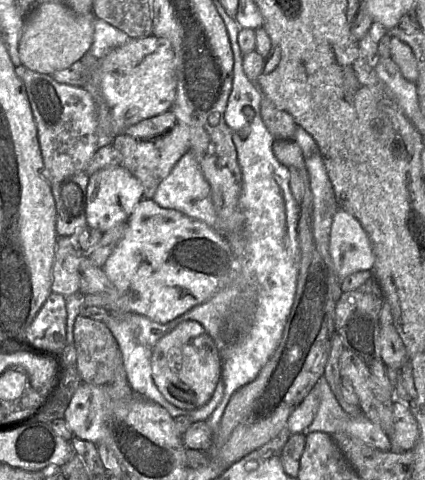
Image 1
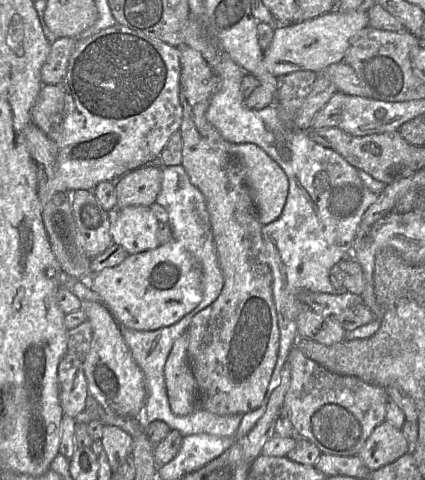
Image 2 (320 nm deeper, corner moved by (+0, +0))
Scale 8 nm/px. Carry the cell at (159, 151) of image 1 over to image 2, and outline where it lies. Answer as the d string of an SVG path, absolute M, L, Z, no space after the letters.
M152 163L126 173L115 182L116 208L150 207L161 188L162 166Z

